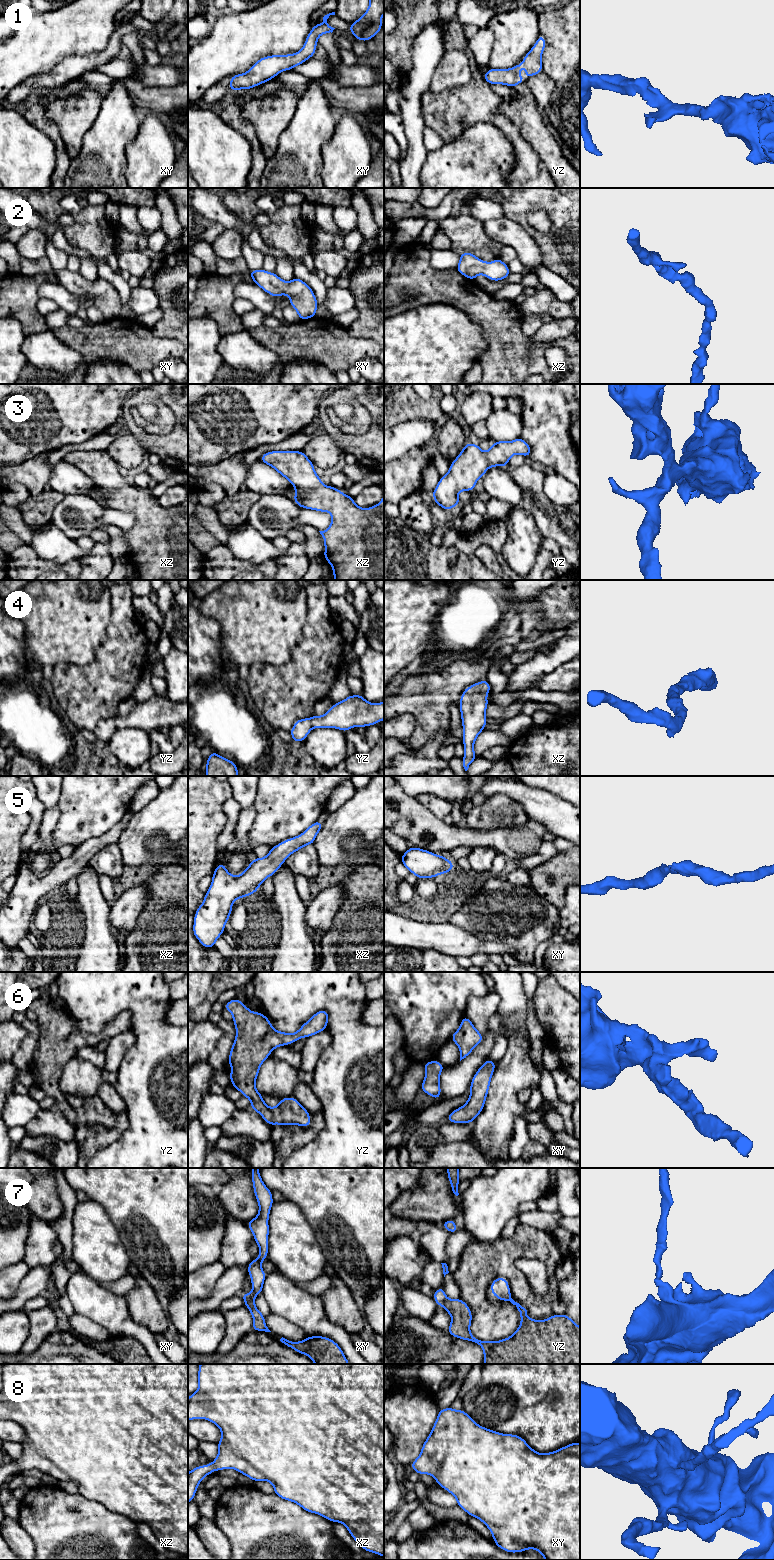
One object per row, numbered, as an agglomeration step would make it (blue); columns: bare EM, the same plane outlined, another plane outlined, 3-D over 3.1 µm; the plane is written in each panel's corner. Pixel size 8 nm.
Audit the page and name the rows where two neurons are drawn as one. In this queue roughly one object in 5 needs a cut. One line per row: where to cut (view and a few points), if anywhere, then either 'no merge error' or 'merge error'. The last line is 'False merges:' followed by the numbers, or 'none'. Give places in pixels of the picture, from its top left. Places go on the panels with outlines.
1: no cut; no merge error
2: no cut; no merge error
3: no cut; no merge error
4: no cut; no merge error
5: no cut; no merge error
6: no cut; no merge error
7: cut in xy along (253, 1299), (245, 1301); merge error
8: no cut; no merge error
False merges: 7

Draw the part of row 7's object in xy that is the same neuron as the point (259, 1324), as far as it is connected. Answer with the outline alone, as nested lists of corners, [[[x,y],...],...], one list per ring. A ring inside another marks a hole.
[[[255,1300],[245,1301],[244,1305],[249,1309],[253,1317],[252,1330],[271,1332],[266,1326],[264,1314],[256,1308]]]

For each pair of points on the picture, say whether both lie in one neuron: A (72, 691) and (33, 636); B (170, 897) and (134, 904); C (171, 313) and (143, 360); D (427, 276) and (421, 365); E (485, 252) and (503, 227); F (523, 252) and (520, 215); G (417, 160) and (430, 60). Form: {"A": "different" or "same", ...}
{"A": "different", "B": "different", "C": "different", "D": "different", "E": "different", "F": "different", "G": "same"}

